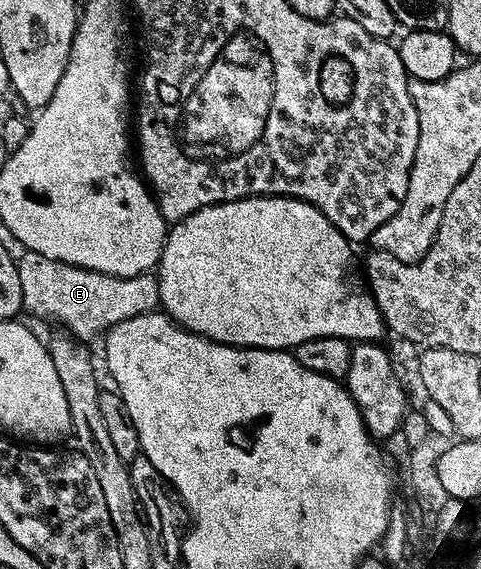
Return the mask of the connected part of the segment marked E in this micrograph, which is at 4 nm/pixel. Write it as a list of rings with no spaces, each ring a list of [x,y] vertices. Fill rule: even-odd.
[[[25,249],[16,267],[22,283],[24,310],[36,318],[57,318],[74,338],[99,339],[111,326],[160,306],[160,283],[151,273],[123,278],[50,260],[38,252]]]

